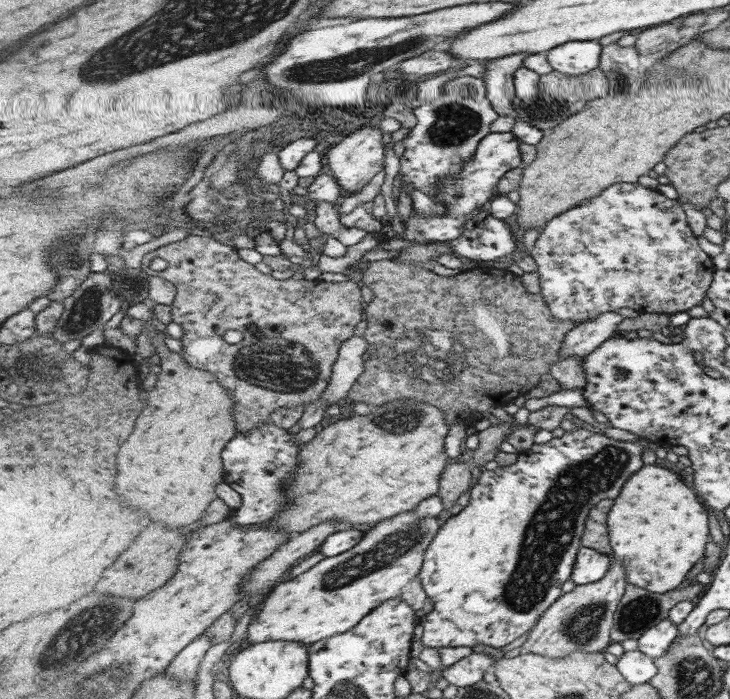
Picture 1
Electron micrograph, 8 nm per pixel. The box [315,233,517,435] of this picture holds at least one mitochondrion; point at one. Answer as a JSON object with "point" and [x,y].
{"point":[421,354]}

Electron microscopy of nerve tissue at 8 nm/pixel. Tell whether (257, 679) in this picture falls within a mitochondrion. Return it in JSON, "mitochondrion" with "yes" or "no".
{"mitochondrion":"no"}

